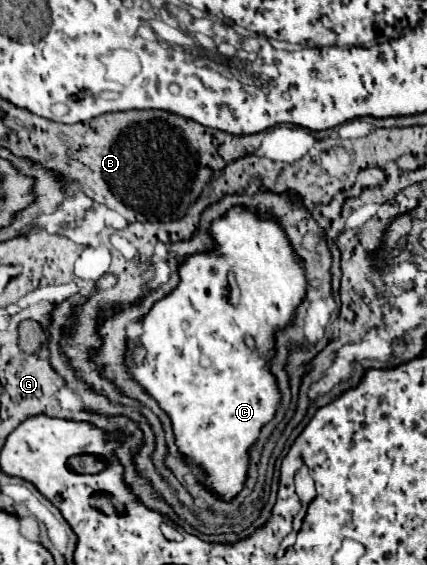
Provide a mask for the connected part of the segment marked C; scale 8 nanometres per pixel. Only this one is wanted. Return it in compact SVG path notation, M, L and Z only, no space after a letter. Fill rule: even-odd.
M232 206L224 216L212 220L208 232L214 240L214 250L186 256L178 264L178 286L154 302L150 312L140 320L144 332L140 336L144 356L140 360L128 360L128 374L170 416L178 452L186 458L188 464L204 468L204 482L210 484L206 488L210 488L216 498L230 502L242 492L246 484L250 446L258 440L262 426L274 418L282 400L278 380L268 366L270 358L274 356L274 334L294 322L308 283L304 276L304 260L296 256L286 232L276 218L262 218L260 214L242 206ZM230 262L238 264L234 266L234 272L242 292L240 306L232 306L228 302ZM246 334L254 338L254 348L244 344Z

